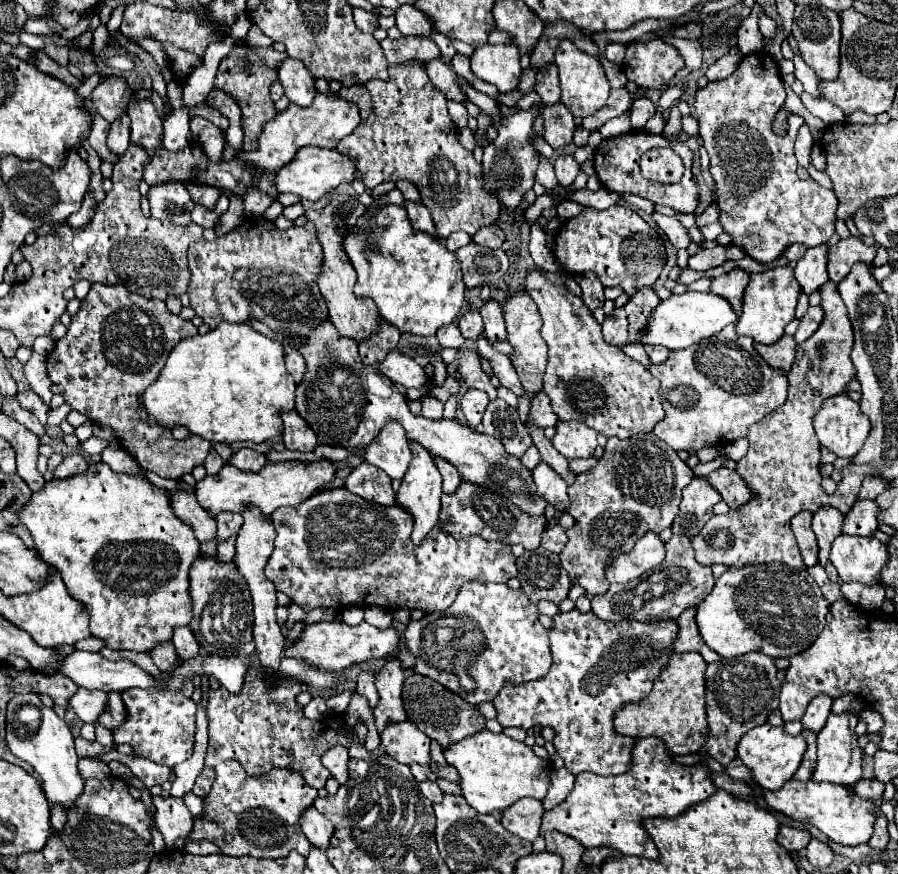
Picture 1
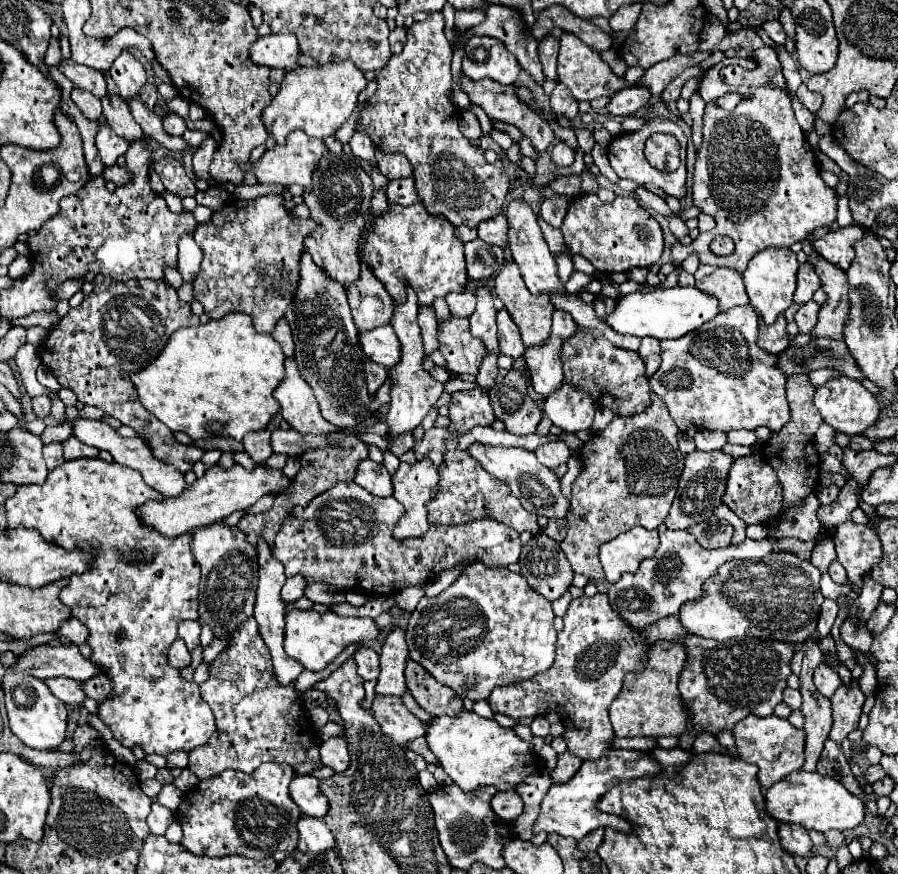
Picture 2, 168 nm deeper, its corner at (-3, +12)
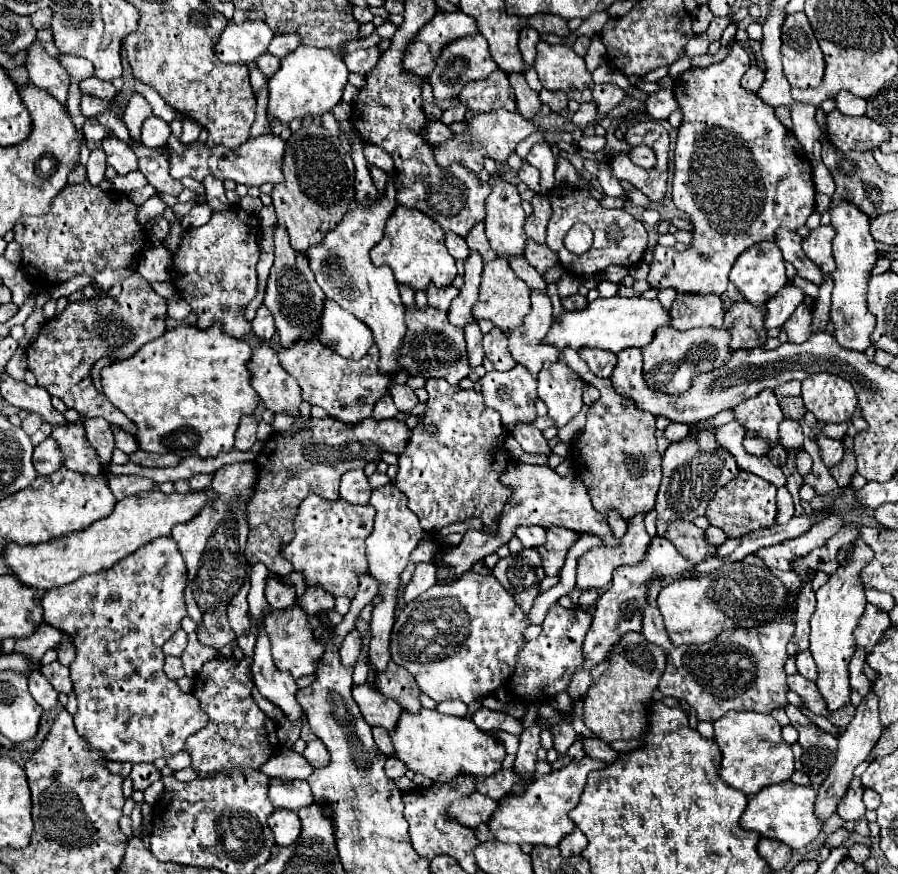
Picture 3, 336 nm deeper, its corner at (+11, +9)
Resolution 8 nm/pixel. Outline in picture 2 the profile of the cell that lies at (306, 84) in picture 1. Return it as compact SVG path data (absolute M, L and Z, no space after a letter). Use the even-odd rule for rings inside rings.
M291 32L261 36L251 46L251 60L255 64L263 64L269 68L281 68L285 72L291 72L299 66L299 42Z

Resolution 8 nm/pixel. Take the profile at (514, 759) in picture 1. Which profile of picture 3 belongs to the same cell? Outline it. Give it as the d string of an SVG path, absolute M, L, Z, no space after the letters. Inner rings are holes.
M401 709L401 717L389 737L395 747L395 757L413 773L421 773L435 783L445 783L457 777L459 771L467 771L471 775L493 775L493 771L501 769L501 761L505 757L505 747L497 745L495 737L479 731L475 723L461 717L441 715L435 709L421 709L415 715Z

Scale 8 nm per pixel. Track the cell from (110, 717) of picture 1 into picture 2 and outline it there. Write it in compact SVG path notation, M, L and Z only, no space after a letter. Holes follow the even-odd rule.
M103 674L103 676L95 676L95 678L87 680L87 682L83 684L83 688L85 688L85 692L87 692L89 698L93 698L93 700L97 700L97 702L101 704L101 702L105 702L105 700L111 698L113 684L111 684L111 680Z

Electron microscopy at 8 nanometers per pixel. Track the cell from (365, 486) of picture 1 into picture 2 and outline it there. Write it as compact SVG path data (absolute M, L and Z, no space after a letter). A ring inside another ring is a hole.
M371 458L359 462L355 482L375 496L393 496L391 474L383 468L383 464L377 464Z

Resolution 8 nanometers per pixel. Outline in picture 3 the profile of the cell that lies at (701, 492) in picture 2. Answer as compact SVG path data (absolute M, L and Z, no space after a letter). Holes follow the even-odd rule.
M705 427L701 431L691 431L681 441L671 443L667 447L667 451L663 453L663 479L661 479L661 487L659 487L657 503L655 503L655 511L659 513L659 517L657 517L657 535L663 537L665 527L673 519L689 519L689 521L693 521L695 517L705 515L705 507L707 507L709 499L713 499L717 487L727 485L731 479L737 477L737 473L739 473L739 467L735 463L735 457L727 449L723 449L715 439L715 427Z

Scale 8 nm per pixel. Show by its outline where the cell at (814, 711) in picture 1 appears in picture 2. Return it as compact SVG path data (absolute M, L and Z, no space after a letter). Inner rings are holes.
M819 664L819 668L813 674L813 682L817 686L817 692L825 698L831 698L835 694L835 690L841 686L841 678L835 670L831 670L825 664Z

